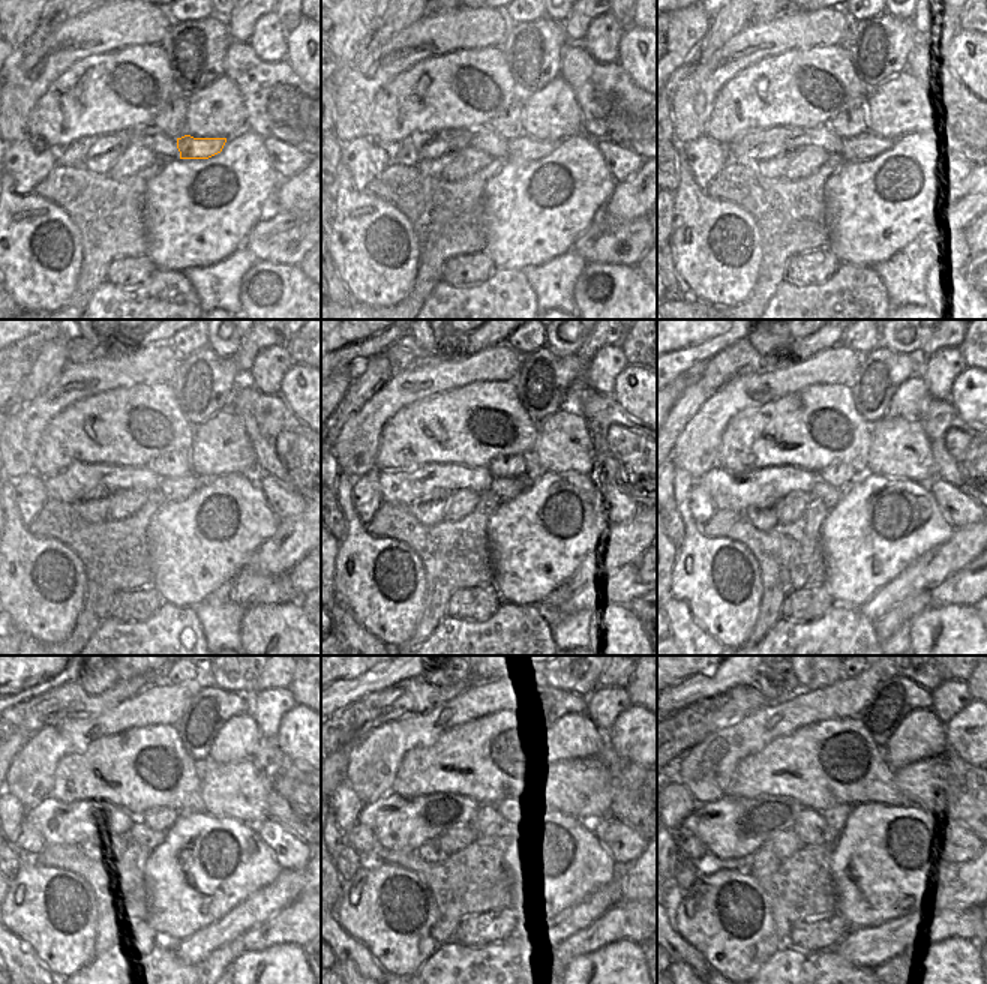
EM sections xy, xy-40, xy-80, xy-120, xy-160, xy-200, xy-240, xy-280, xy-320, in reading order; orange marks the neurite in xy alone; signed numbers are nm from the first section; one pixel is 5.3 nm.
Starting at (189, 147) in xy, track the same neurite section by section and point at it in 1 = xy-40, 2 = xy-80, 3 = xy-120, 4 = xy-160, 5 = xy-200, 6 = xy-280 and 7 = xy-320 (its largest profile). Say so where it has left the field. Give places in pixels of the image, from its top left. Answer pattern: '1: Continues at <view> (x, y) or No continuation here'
1: Continues at xy-40 (522, 149)
2: Continues at xy-80 (863, 147)
3: Continues at xy-120 (173, 488)
4: Continues at xy-160 (506, 488)
5: Continues at xy-200 (828, 495)
6: Continues at xy-280 (483, 822)
7: Continues at xy-320 (810, 827)

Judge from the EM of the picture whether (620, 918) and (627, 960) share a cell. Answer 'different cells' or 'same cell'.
different cells

